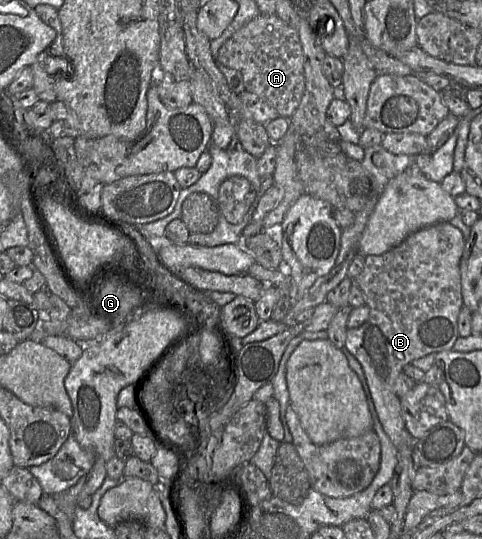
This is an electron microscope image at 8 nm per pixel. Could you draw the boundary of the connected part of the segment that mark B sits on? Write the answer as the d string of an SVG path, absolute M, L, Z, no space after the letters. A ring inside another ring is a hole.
M440 222L420 228L419 230L409 234L398 246L385 252L384 254L366 256L363 270L354 278L355 283L359 286L364 295L365 305L369 307L370 311L369 317L364 324L358 328L347 330L345 346L343 349L346 349L360 363L377 417L383 427L384 432L387 434L397 450L399 450L399 448L409 448L410 450L414 450L417 443L417 439L411 436L404 425L405 422L401 412L401 401L394 391L394 383L397 377L401 372L403 372L404 367L415 359L427 356L429 354L435 354L437 352L453 350L456 340L460 337L457 322L459 313L464 306L461 288L460 260L463 255L465 243L466 238L464 237L461 230L453 226L450 222Z

